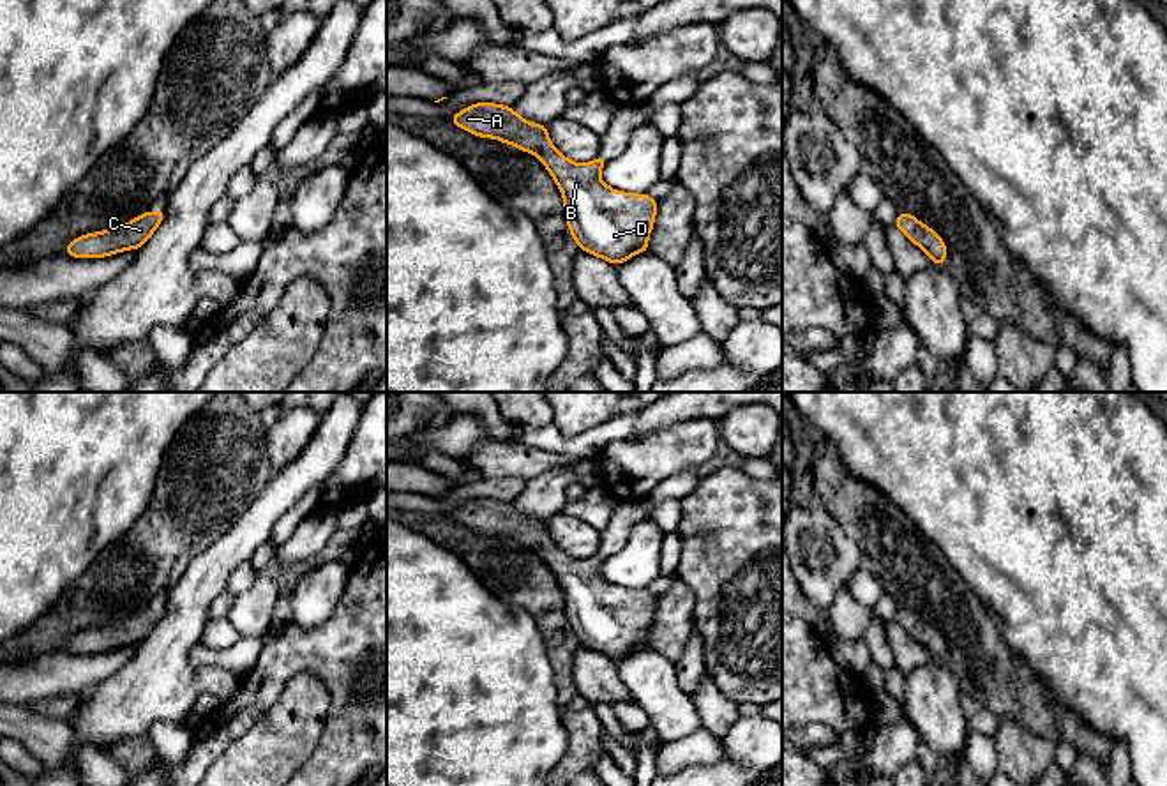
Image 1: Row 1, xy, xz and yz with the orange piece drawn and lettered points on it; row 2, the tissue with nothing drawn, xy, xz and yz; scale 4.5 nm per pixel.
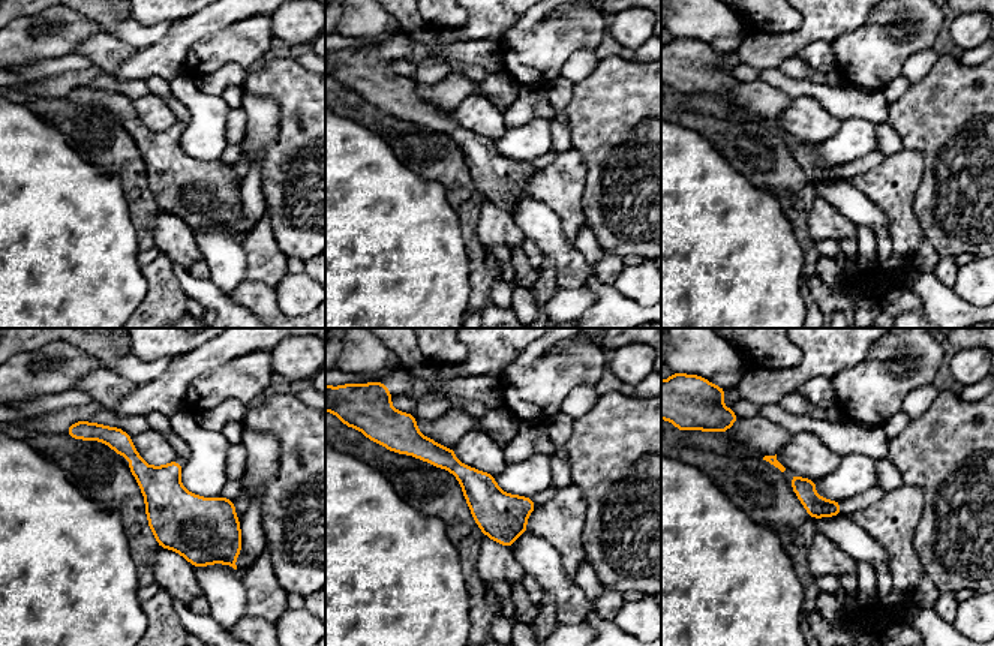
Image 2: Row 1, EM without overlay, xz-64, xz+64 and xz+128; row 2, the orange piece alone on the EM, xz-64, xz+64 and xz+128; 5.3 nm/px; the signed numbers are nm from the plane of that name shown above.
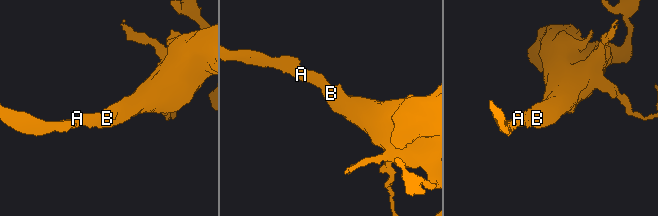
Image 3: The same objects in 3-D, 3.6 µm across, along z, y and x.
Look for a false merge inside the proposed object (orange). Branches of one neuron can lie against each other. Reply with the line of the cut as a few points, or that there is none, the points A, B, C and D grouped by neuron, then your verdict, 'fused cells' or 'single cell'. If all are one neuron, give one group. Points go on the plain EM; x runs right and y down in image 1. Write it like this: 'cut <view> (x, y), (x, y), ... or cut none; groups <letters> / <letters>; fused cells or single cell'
cut none; groups A B C D; single cell

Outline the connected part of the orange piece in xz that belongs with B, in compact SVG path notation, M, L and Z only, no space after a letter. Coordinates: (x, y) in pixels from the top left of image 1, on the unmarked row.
M478 498L452 510L457 523L480 533L496 533L538 553L553 571L565 597L565 613L576 639L613 661L650 646L657 595L611 585L599 574L604 551L577 560L549 537L546 521L521 514L512 502Z

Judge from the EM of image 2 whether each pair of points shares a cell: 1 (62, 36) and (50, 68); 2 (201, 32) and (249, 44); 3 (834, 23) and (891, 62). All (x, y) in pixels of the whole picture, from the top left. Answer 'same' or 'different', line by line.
1: different
2: different
3: different

